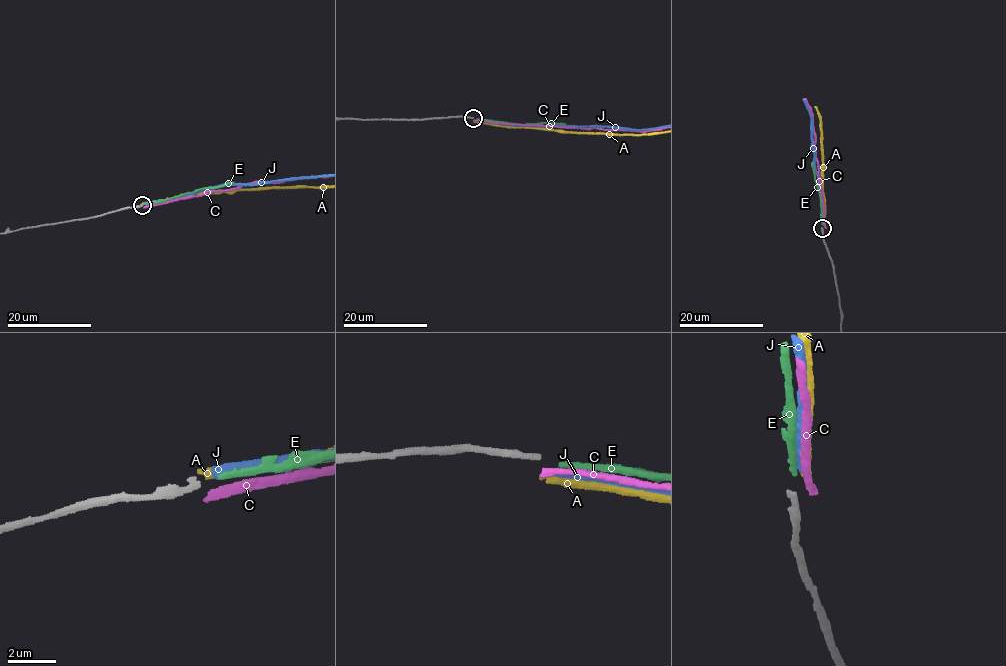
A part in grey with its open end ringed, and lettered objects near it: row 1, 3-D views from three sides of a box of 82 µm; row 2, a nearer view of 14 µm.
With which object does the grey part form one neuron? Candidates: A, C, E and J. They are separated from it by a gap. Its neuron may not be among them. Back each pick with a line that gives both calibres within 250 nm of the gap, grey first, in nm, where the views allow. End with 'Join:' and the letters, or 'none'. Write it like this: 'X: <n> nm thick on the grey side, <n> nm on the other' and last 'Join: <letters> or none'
E: 240 nm thick on the grey side, 240 nm on the other
Join: E

